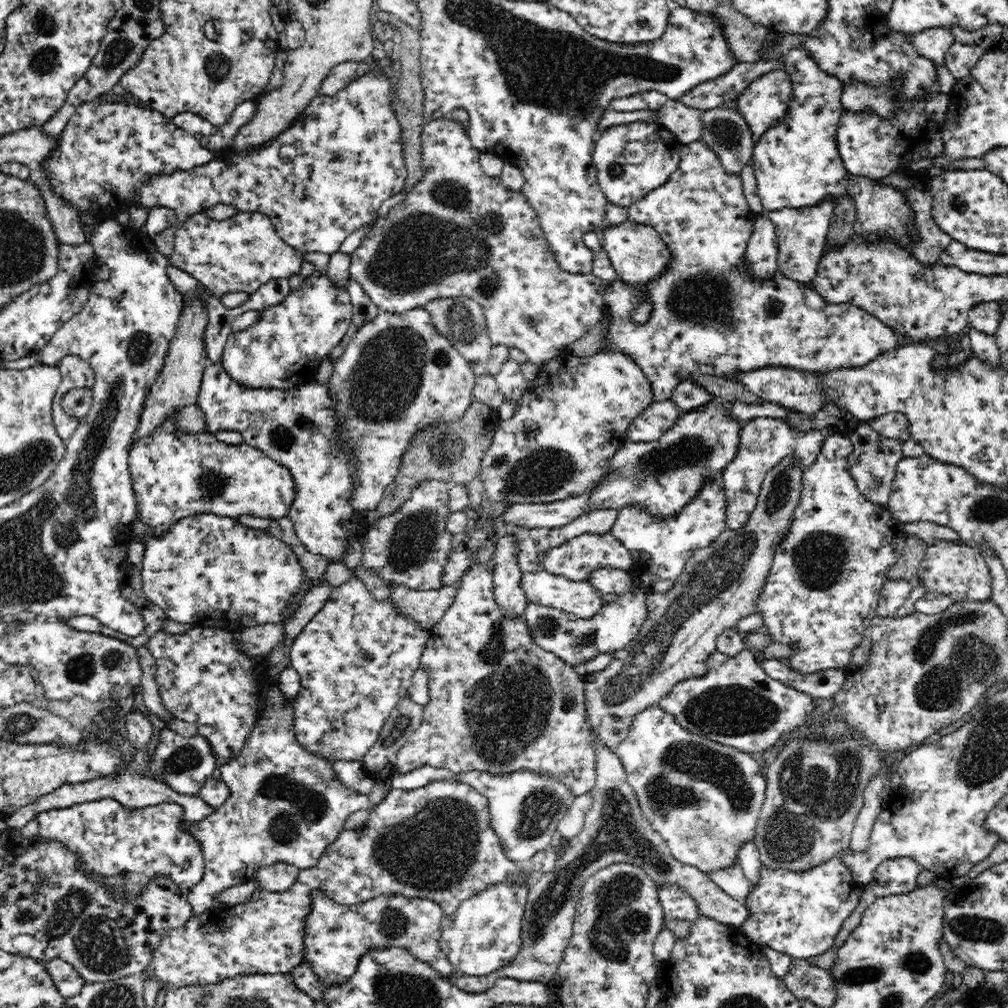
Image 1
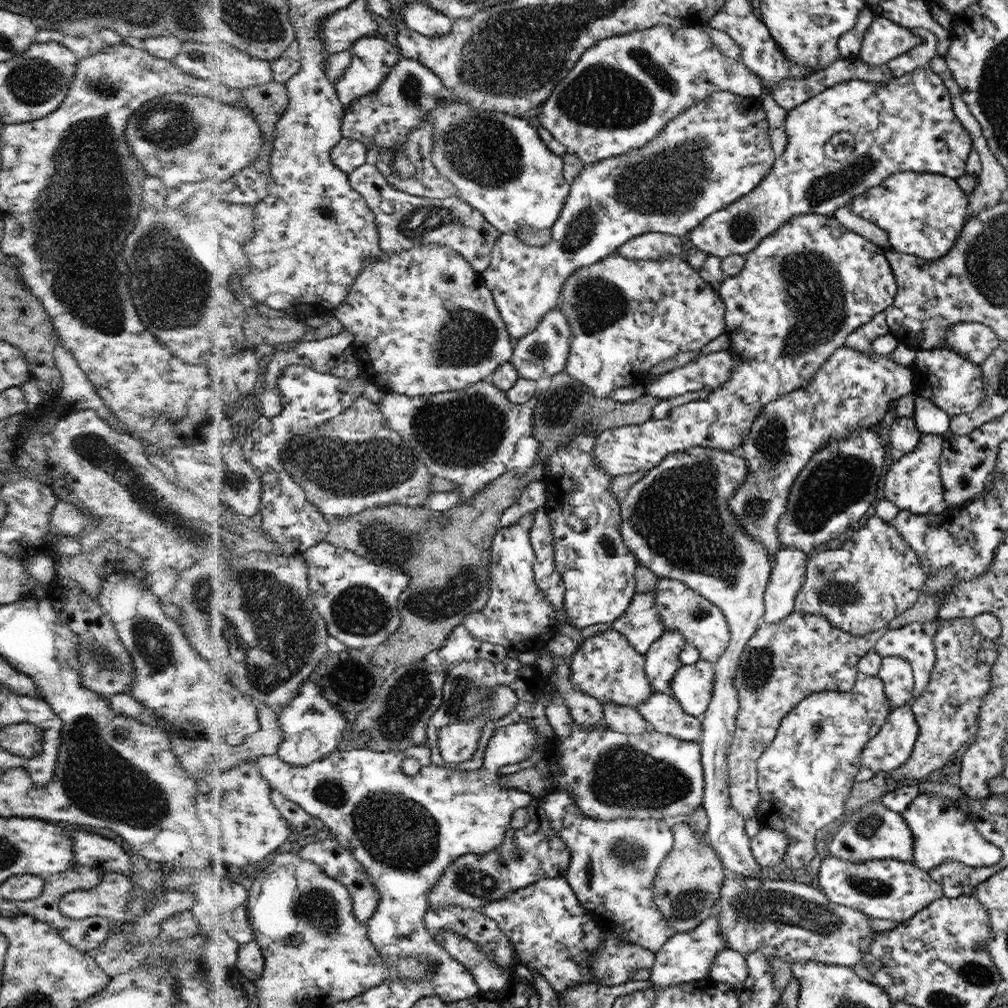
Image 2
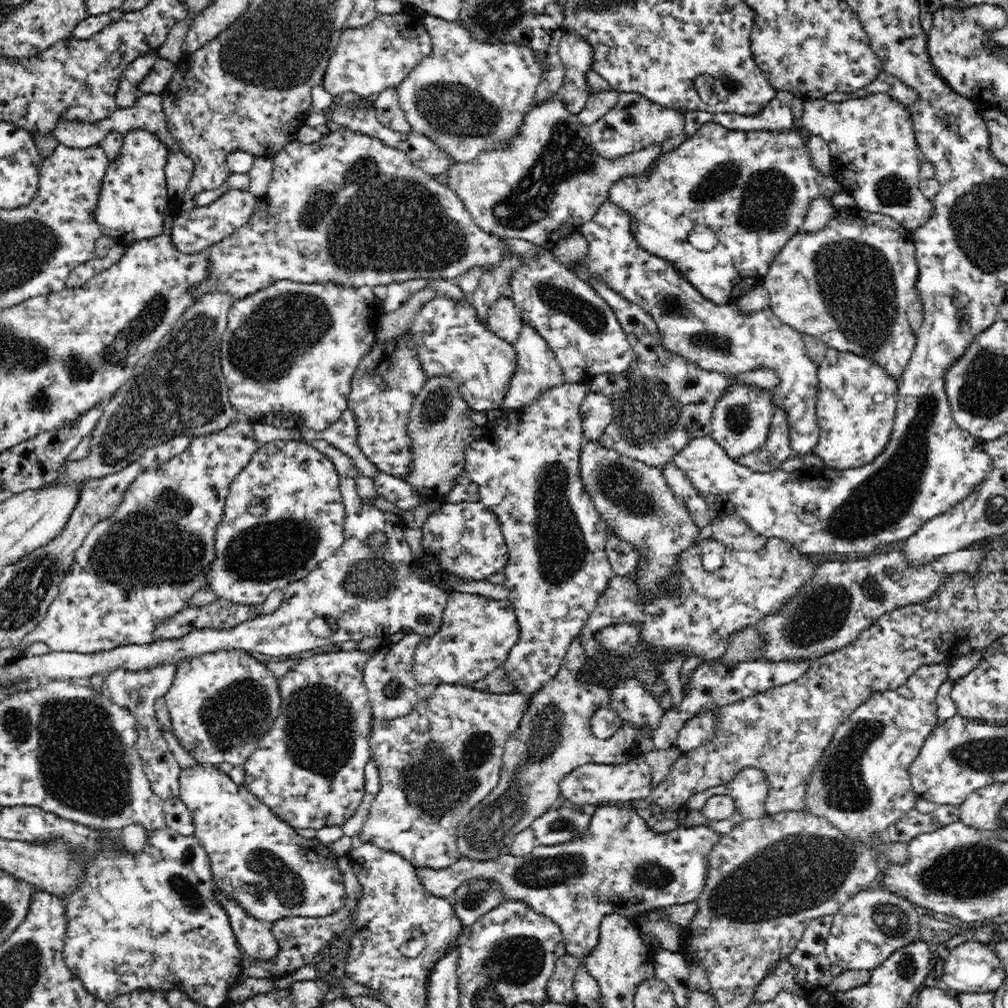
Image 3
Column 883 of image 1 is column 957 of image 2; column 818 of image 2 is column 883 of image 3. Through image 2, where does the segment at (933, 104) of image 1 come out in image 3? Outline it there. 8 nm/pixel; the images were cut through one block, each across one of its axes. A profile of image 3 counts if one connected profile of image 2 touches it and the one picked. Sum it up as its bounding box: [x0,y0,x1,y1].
[801,92,934,231]

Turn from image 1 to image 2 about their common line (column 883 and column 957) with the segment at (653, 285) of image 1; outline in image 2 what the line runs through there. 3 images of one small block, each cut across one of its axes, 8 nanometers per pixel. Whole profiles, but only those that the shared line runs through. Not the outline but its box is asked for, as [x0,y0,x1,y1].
[941,322,1001,366]

